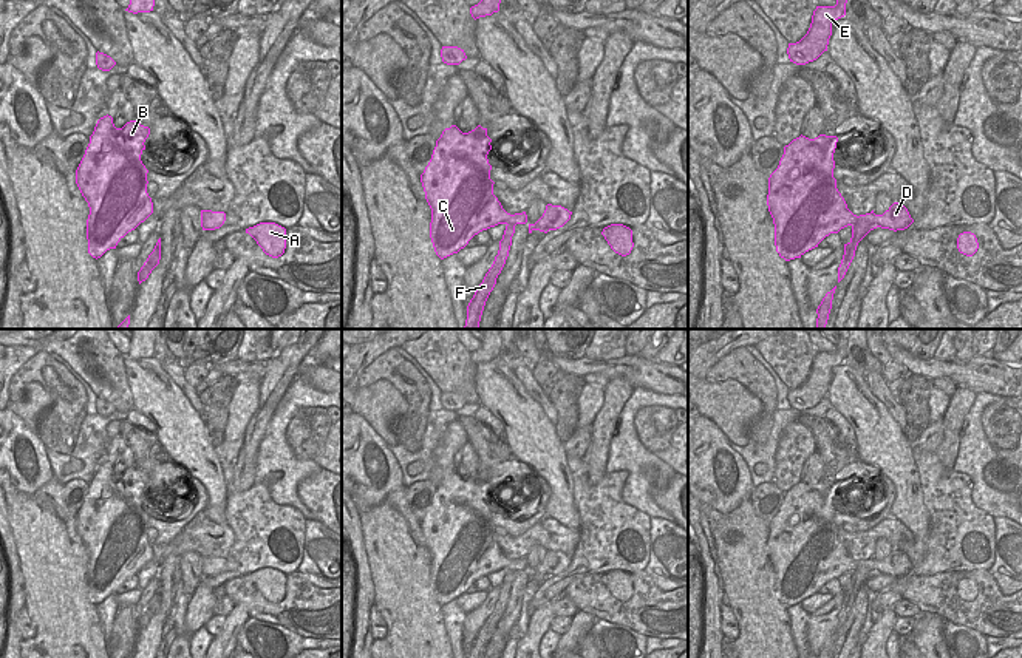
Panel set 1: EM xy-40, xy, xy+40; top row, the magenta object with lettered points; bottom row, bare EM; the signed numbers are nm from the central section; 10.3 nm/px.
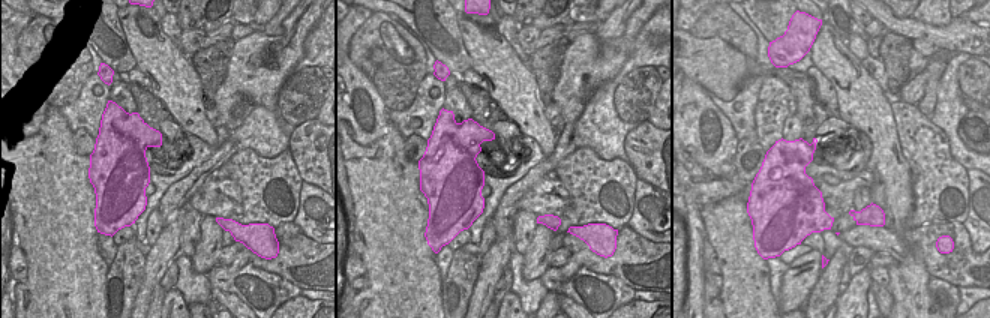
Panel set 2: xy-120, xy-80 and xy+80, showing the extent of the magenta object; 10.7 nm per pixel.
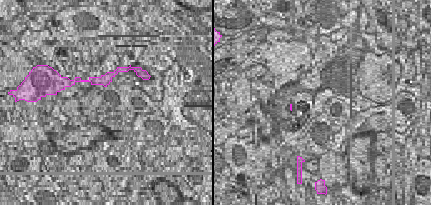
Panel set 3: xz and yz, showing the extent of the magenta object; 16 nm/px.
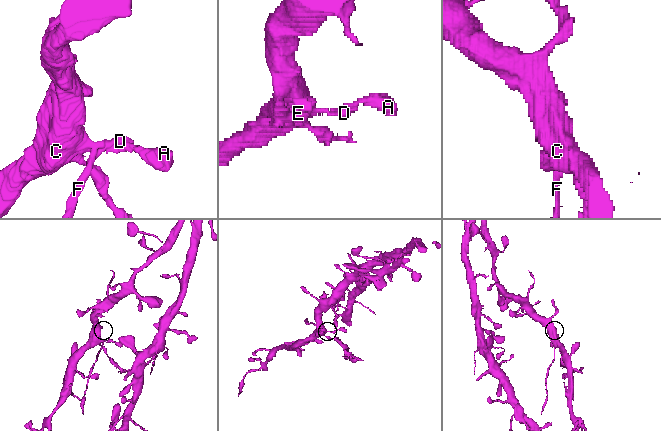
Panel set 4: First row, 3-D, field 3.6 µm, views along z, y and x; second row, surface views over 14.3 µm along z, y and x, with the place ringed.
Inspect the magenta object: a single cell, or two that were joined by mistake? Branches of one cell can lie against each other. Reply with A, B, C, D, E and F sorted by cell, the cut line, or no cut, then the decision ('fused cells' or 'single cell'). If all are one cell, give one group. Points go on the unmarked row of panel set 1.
A B C D E / F | xy+40 (874, 572), (857, 569), (852, 573) | fused cells

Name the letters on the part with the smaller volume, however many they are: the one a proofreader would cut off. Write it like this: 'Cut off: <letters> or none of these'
Cut off: F

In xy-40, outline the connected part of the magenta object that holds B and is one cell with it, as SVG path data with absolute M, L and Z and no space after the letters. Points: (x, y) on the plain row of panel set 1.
M111 462L97 466L85 500L76 516L76 530L88 548L87 565L88 599L100 604L107 596L116 595L118 588L153 559L153 548L147 539L148 516L141 507L150 474L136 466L116 474Z

